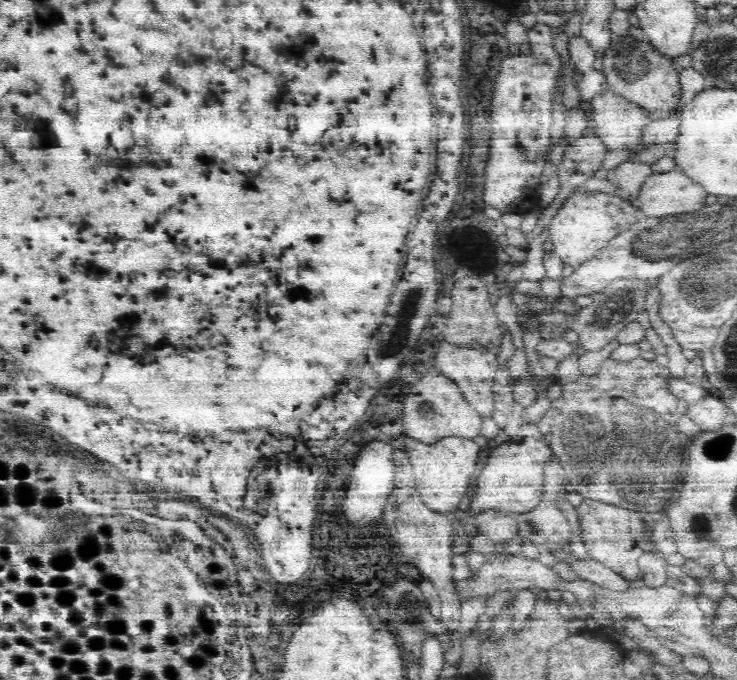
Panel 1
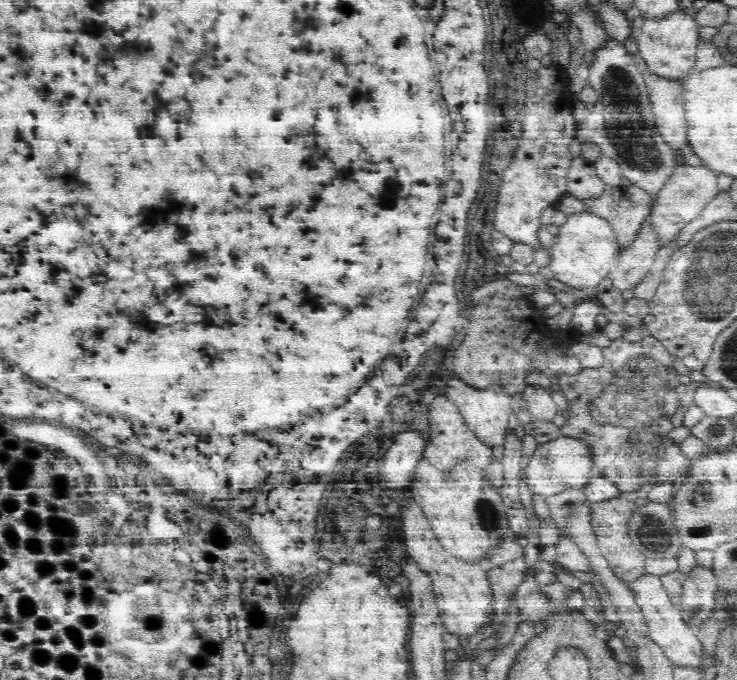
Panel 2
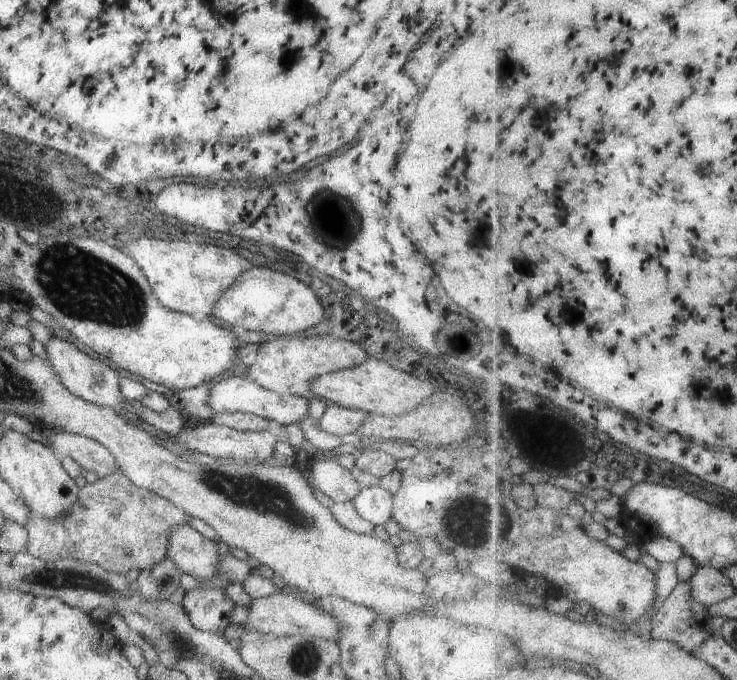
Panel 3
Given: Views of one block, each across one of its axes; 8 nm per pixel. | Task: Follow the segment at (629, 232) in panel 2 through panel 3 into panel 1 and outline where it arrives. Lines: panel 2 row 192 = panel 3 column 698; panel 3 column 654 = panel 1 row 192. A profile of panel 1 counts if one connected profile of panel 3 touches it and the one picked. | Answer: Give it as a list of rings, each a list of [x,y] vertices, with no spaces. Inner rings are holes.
[[[628,158],[608,170],[607,178],[620,187],[620,192],[617,192],[620,197],[633,199],[650,176],[650,165]]]

